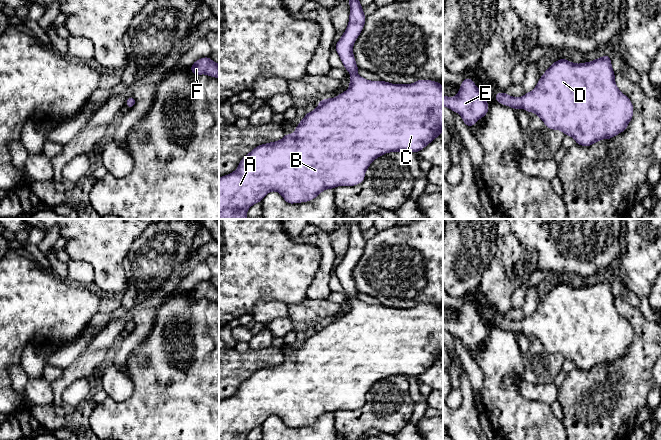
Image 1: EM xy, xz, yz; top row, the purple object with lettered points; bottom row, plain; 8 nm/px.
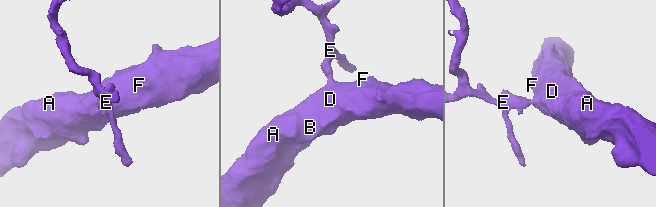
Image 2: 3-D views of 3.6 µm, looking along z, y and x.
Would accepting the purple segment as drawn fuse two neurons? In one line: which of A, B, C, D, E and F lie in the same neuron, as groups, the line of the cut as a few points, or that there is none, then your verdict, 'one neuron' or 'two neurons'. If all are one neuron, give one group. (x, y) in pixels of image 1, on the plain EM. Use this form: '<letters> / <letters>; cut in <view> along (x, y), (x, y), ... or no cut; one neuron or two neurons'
A B C D E F; no cut; one neuron

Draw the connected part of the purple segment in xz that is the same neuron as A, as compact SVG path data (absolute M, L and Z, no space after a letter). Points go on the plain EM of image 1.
M348 219L350 238L345 256L335 269L345 293L351 298L349 312L334 321L318 326L315 334L307 336L293 358L285 358L275 366L261 368L244 380L238 392L219 402L219 440L247 440L248 433L263 424L270 416L282 419L288 428L308 426L322 415L337 410L355 410L365 403L365 396L378 381L389 376L418 377L443 355L443 310L432 304L417 304L412 308L391 308L370 305L357 298L353 269L363 254L366 240L360 224Z

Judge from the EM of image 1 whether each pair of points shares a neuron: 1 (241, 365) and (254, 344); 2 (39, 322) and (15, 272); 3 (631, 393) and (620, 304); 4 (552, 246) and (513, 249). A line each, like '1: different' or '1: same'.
1: different
2: same
3: same
4: different

